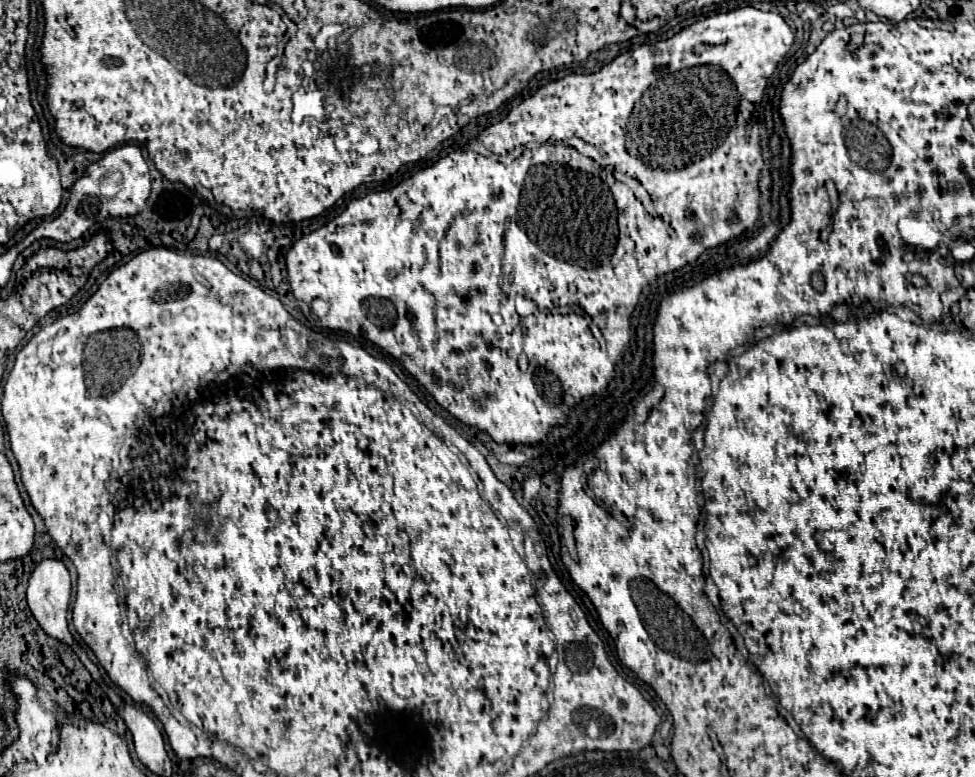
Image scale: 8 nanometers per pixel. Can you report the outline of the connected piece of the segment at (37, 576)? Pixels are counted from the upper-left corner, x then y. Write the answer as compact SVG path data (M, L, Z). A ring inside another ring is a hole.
M55 558L41 560L29 578L27 604L29 604L35 620L41 624L41 628L49 636L53 636L65 644L73 644L73 636L71 636L69 624L67 624L69 600L71 600L71 578L69 578L69 570L65 568L65 564Z

